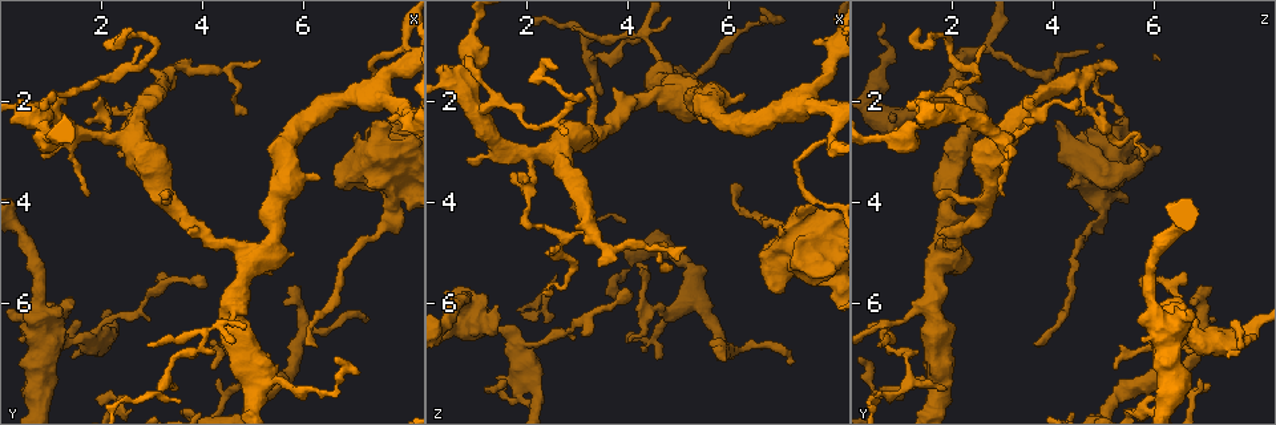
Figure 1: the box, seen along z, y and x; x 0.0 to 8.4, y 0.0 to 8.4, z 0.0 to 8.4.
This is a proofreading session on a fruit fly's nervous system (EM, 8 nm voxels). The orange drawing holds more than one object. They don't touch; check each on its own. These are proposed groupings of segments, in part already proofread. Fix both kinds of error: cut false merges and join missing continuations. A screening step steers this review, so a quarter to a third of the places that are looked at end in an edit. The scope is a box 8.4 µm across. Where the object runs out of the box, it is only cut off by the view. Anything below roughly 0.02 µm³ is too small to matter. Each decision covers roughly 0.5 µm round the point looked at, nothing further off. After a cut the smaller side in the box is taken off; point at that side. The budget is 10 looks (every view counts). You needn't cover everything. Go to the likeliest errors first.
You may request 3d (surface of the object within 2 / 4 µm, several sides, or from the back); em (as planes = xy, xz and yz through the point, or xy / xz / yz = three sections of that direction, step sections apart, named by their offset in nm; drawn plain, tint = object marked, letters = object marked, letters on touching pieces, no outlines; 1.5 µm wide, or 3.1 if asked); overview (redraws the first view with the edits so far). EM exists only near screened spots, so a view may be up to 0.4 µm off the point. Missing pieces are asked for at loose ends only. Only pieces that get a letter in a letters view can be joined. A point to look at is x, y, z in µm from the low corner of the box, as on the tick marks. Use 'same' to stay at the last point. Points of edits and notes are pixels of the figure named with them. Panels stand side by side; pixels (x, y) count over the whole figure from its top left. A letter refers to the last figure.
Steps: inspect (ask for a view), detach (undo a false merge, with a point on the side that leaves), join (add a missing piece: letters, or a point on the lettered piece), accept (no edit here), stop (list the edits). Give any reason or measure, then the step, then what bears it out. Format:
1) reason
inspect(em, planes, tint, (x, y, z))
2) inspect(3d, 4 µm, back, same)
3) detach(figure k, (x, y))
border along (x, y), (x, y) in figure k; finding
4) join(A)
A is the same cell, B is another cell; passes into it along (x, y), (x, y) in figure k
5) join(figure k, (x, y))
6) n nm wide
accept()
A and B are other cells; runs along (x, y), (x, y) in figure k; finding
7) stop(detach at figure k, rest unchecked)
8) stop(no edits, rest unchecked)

inspect(3d, 2 µm, (6.25, 6.85, 3.60))

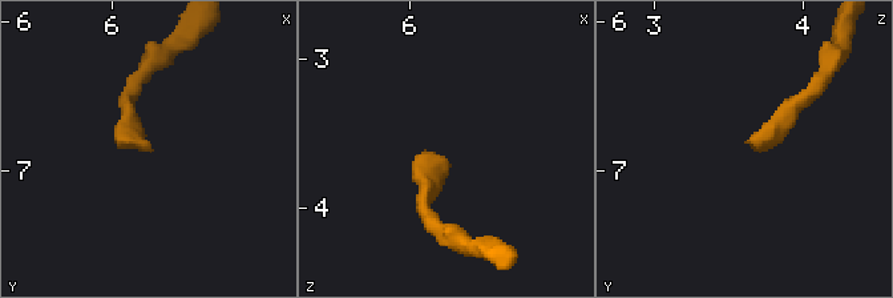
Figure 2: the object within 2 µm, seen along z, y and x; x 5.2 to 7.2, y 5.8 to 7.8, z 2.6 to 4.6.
now the EM
inspect(em, xz, step 8, tint, (6.24, 6.84, 3.66))

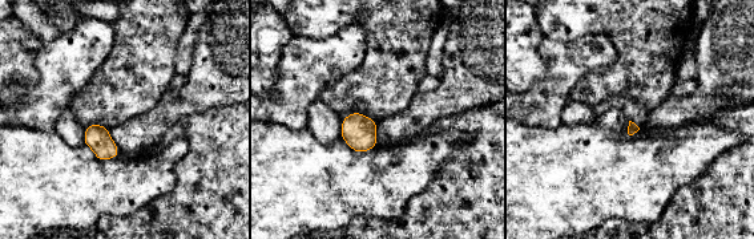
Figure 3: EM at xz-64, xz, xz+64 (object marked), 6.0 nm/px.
inspect(em, planes, letters, same)

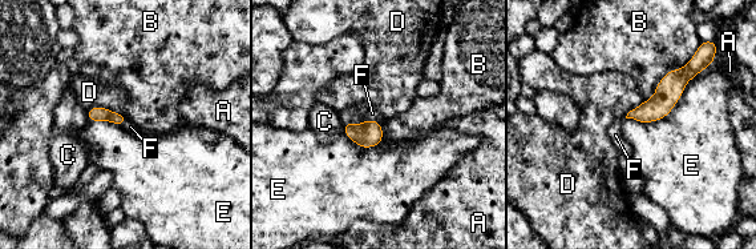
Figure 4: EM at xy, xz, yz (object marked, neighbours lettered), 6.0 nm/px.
90 nm wide; E touches over 600 nm
join(F)
F is the same cell, A, B, C, D and E are other cells; the neuron continues

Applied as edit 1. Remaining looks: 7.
redraw
inspect(overview)

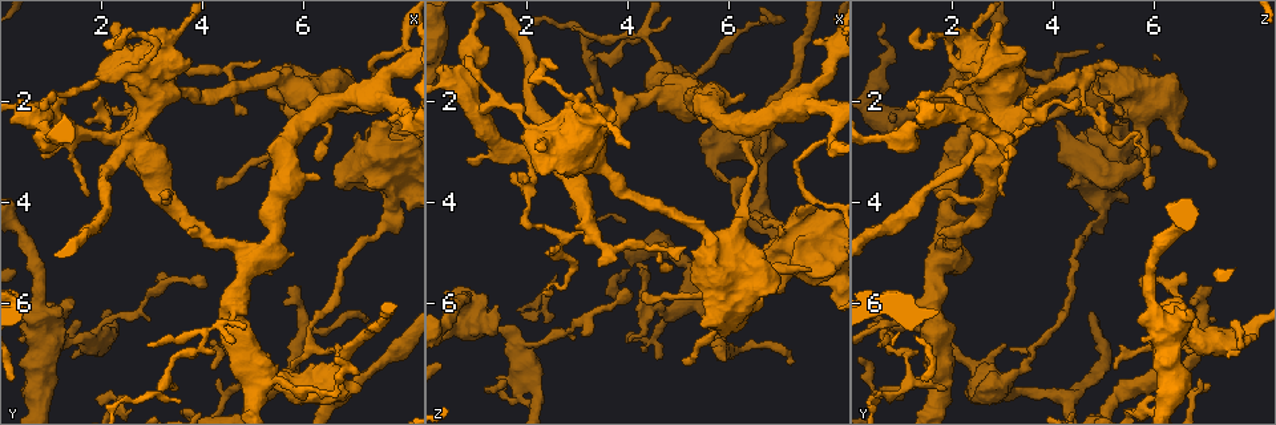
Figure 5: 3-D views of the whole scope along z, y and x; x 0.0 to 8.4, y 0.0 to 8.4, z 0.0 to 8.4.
stops while still wide
inspect(em, xy, step 8, tint, (6.85, 3.20, 5.75))

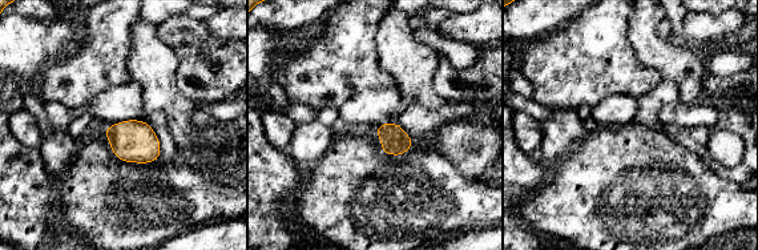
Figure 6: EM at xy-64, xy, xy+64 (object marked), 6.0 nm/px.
another direction
inspect(em, yz, step 8, letters, same)

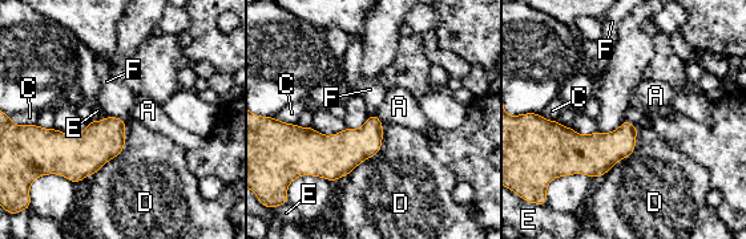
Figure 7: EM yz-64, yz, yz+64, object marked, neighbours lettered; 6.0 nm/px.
accept()
A, C, D, E and F are other cells; border along (108, 114), (120, 117), (125, 122) in figure 7; no lettered piece goes on from it

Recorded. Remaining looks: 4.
thin neck
inspect(em, yz, step 8, tint, (2.85, 5.95, 6.60))

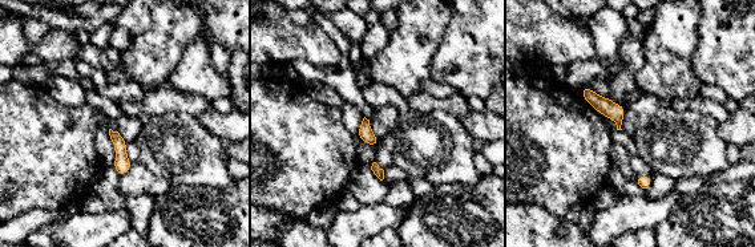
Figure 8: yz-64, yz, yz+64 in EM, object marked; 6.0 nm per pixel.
inspect(em, planes, letters, same)

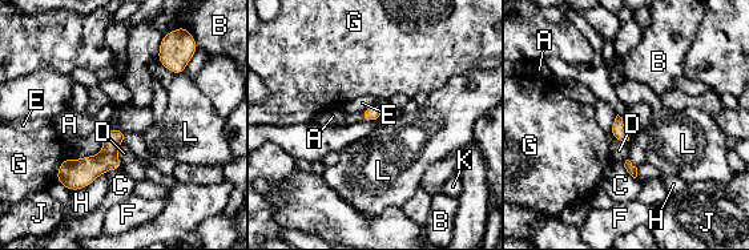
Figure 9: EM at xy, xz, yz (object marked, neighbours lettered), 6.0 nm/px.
90 nm wide
accept()
A, B, C, D, E, F, G, H, J, K and L are other cells; border along (182, 71), (176, 75) in figure 9; all the same neuron

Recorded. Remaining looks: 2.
stop(join at figure 4, rest unchecked)

